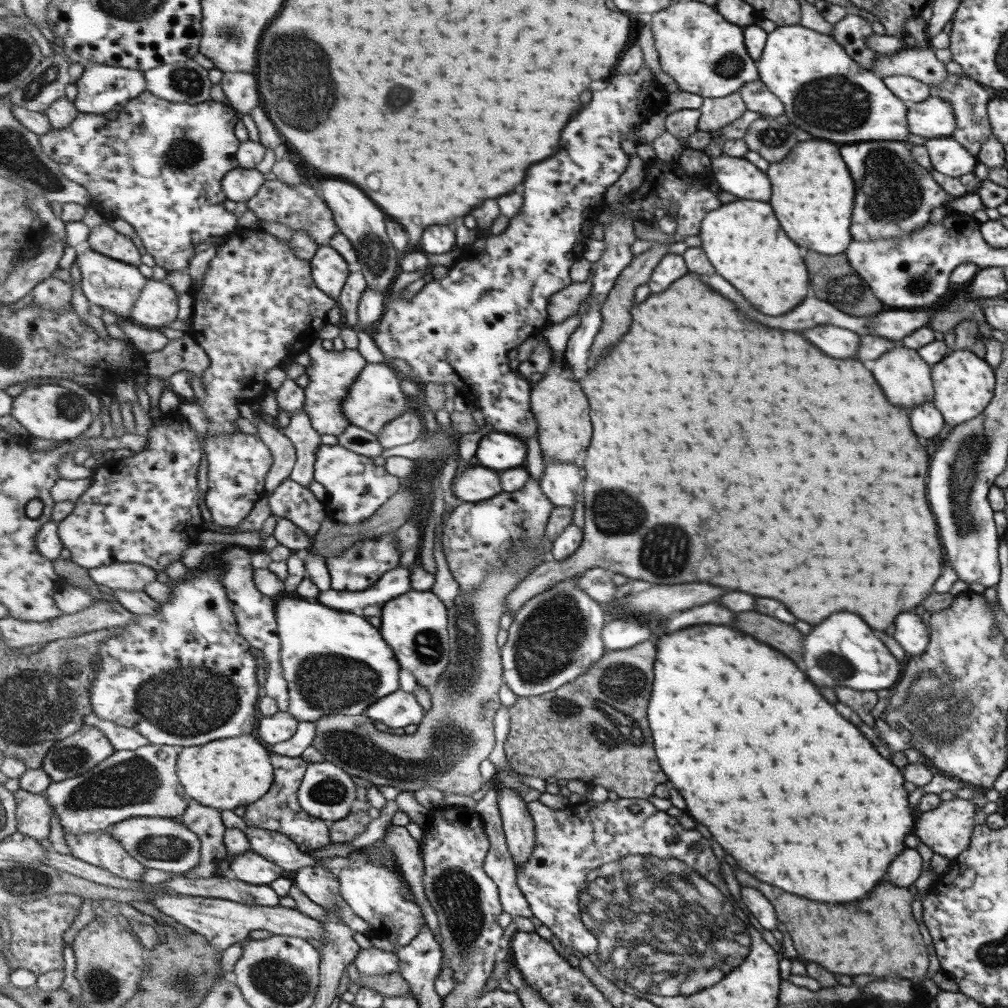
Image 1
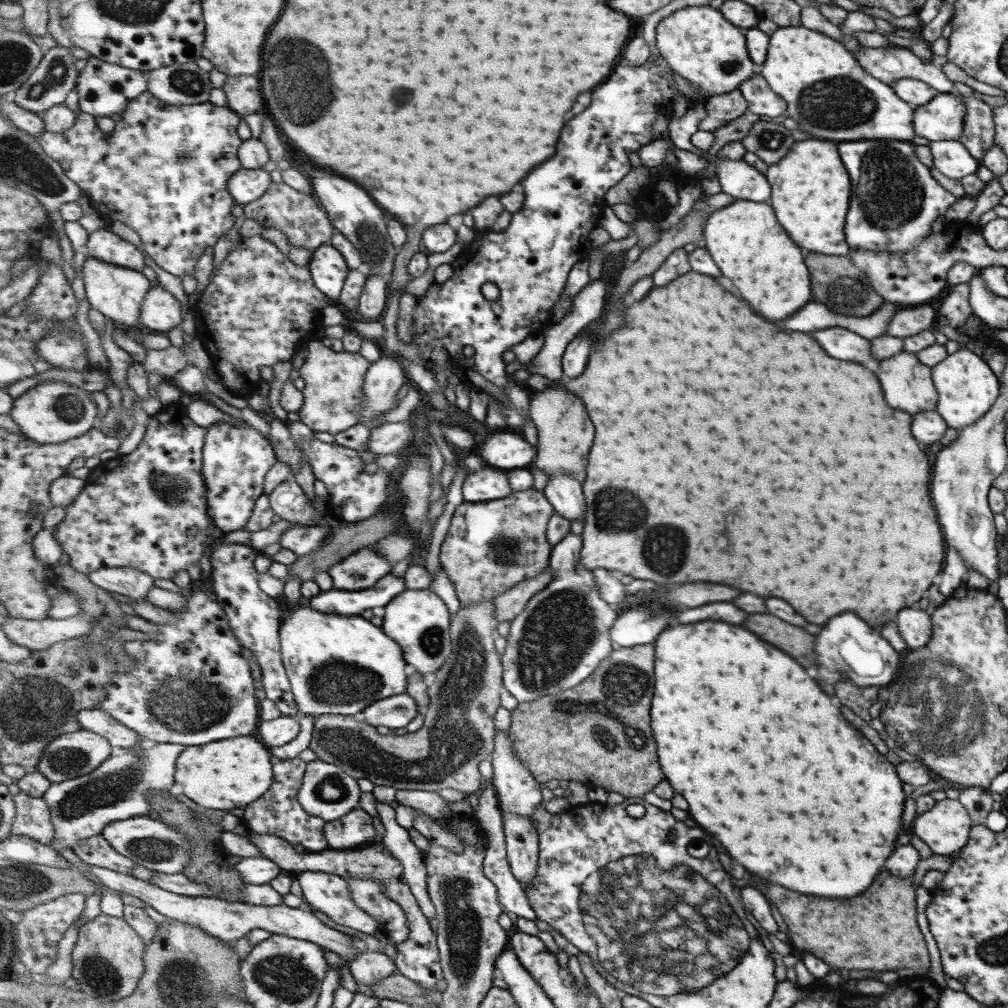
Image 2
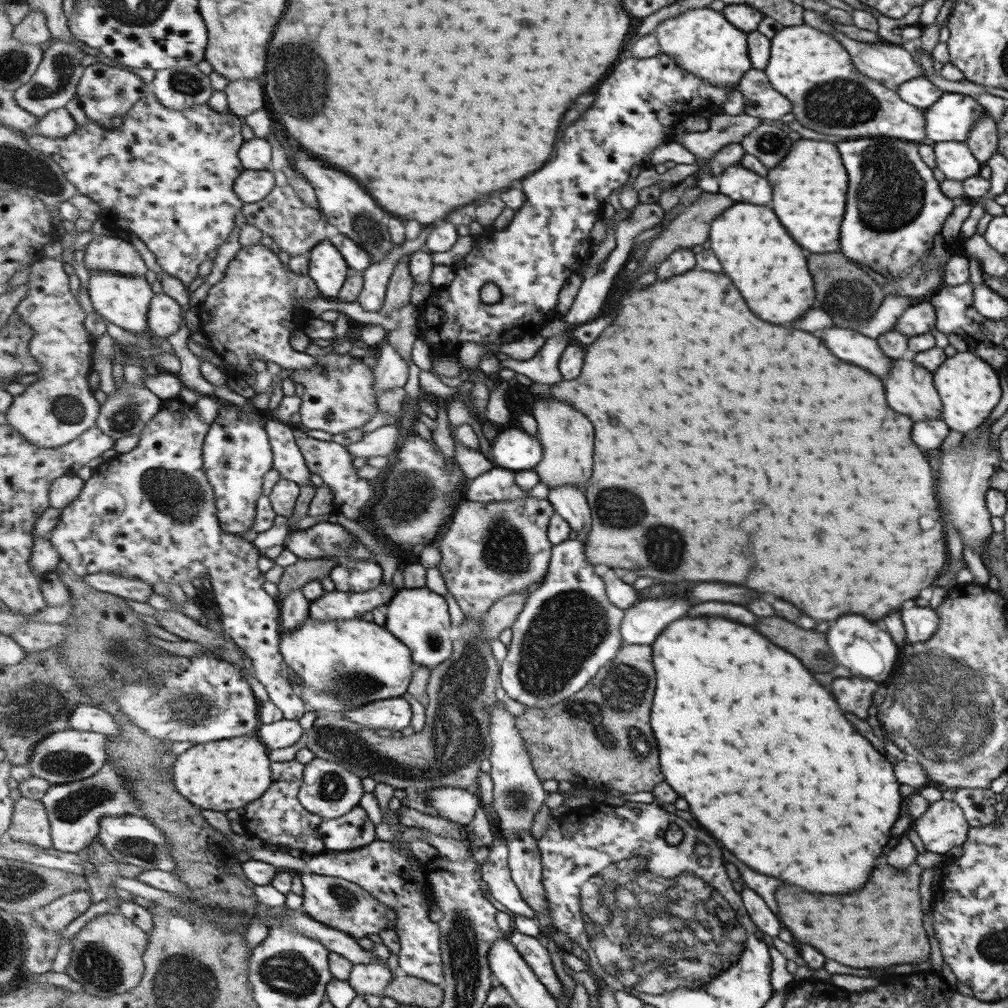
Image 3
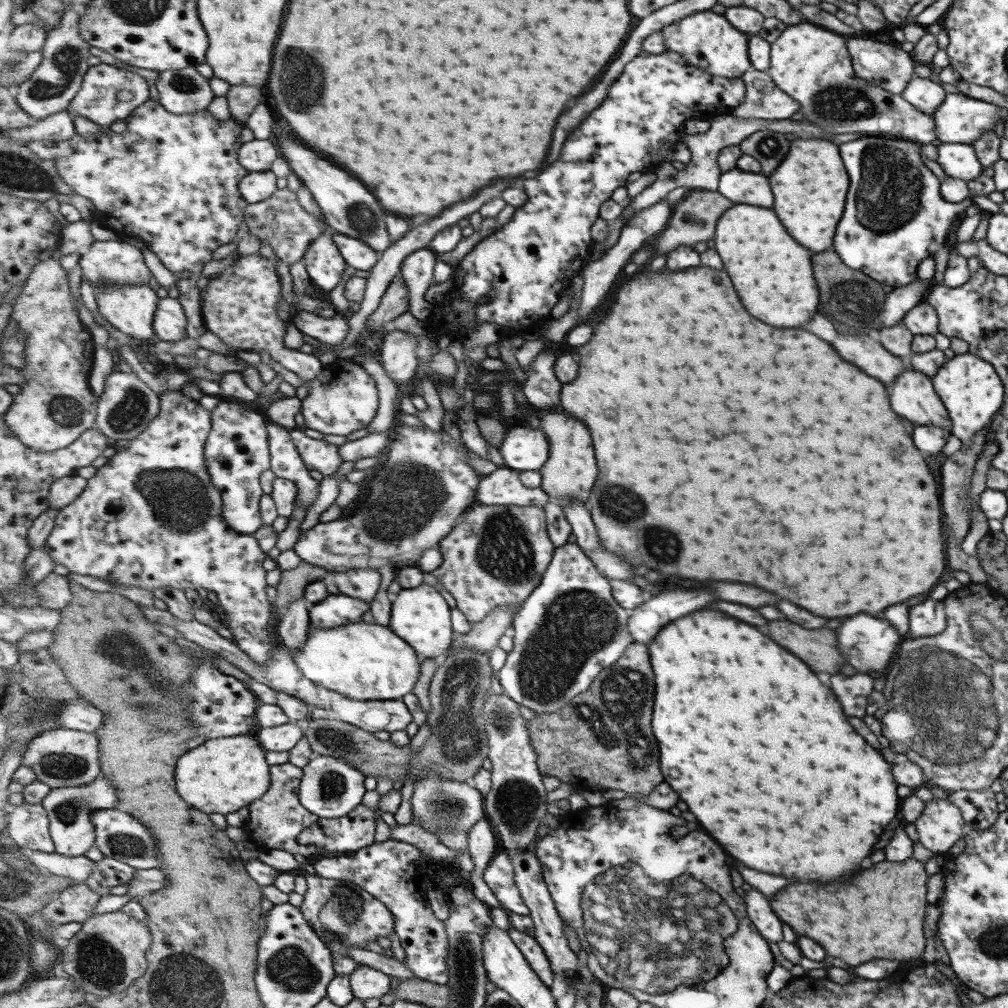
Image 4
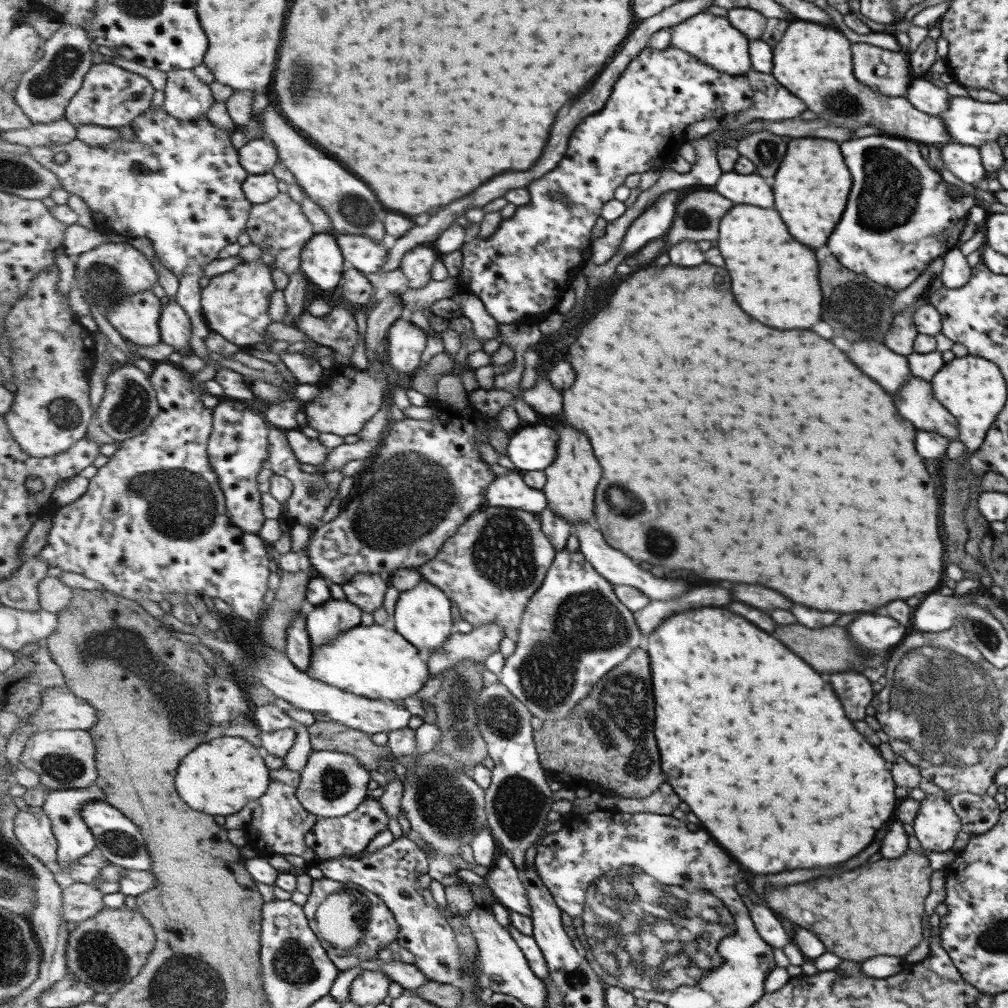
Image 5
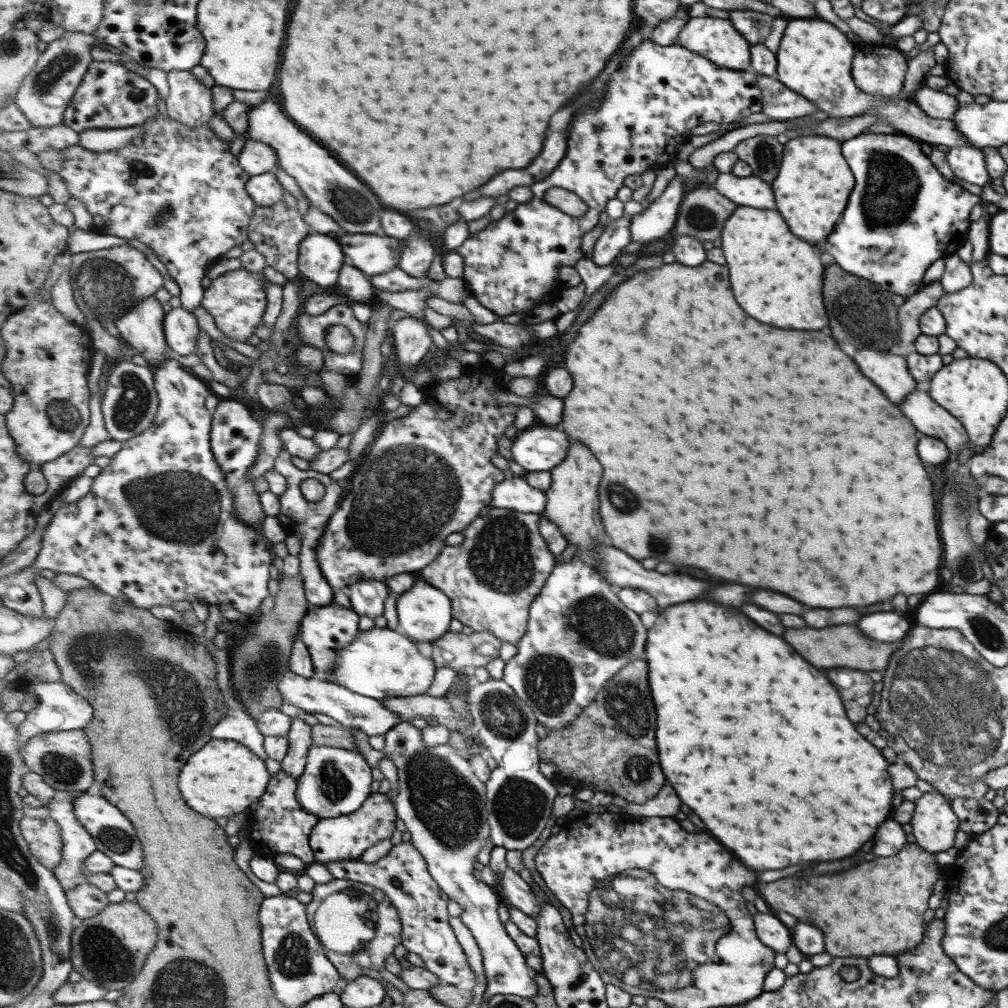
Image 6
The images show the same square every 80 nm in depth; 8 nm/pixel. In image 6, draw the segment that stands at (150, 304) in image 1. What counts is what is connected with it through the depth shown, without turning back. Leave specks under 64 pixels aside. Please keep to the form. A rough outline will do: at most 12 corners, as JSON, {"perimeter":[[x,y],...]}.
{"perimeter":[[171,308],[165,336],[173,355],[196,354],[202,329],[195,314]]}

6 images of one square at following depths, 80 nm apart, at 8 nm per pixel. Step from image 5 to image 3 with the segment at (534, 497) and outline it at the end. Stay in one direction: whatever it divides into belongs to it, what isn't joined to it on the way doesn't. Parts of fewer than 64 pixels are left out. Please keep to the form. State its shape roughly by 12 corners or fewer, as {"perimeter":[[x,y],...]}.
{"perimeter":[[493,466],[468,482],[467,500],[501,502],[547,500],[550,486],[531,490],[517,472]]}

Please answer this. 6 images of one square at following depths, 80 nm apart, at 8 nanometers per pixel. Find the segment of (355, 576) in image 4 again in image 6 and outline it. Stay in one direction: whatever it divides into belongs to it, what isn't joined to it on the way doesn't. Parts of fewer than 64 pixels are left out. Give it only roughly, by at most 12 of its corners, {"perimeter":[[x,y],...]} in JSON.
{"perimeter":[[362,580],[346,589],[359,616],[385,612],[389,588]]}

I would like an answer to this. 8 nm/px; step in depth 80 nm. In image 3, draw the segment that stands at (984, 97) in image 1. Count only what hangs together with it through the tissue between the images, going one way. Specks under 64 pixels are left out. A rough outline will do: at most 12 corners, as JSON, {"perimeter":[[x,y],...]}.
{"perimeter":[[987,111],[964,143],[982,165],[996,152],[996,124]]}

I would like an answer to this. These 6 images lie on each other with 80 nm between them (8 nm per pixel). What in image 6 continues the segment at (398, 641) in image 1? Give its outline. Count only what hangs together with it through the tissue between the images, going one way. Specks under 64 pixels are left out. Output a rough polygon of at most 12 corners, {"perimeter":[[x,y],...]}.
{"perimeter":[[419,578],[397,599],[398,628],[432,643],[451,628],[452,599]]}

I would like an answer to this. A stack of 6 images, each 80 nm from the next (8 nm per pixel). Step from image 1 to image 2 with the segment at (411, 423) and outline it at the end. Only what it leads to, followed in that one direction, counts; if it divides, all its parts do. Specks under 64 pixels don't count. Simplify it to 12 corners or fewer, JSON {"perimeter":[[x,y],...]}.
{"perimeter":[[405,421],[371,430],[369,452],[396,454],[412,445]]}

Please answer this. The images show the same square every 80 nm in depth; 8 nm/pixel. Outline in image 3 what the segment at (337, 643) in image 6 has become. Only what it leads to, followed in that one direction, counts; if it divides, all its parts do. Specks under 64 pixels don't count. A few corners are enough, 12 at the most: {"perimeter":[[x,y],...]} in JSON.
{"perimeter":[[385,584],[367,594],[336,589],[312,601],[325,622],[361,619],[398,590]]}

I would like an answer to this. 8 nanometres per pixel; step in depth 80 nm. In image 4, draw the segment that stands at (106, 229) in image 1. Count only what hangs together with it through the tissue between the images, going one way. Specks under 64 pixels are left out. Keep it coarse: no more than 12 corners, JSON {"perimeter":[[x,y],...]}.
{"perimeter":[[119,240],[95,242],[80,258],[83,280],[149,284],[143,252]]}

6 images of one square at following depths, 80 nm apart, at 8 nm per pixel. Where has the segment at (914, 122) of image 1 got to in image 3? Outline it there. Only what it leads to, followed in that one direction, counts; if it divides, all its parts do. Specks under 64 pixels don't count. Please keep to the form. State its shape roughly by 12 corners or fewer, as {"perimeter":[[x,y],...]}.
{"perimeter":[[942,93],[923,110],[934,142],[964,142],[985,108],[970,96]]}

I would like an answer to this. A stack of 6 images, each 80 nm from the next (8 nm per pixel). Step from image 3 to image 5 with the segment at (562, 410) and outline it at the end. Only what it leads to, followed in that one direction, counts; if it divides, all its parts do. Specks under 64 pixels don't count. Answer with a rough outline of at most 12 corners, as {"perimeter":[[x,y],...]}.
{"perimeter":[[558,431],[558,457],[548,469],[548,506],[570,522],[598,528],[595,492],[603,478],[585,434]]}

